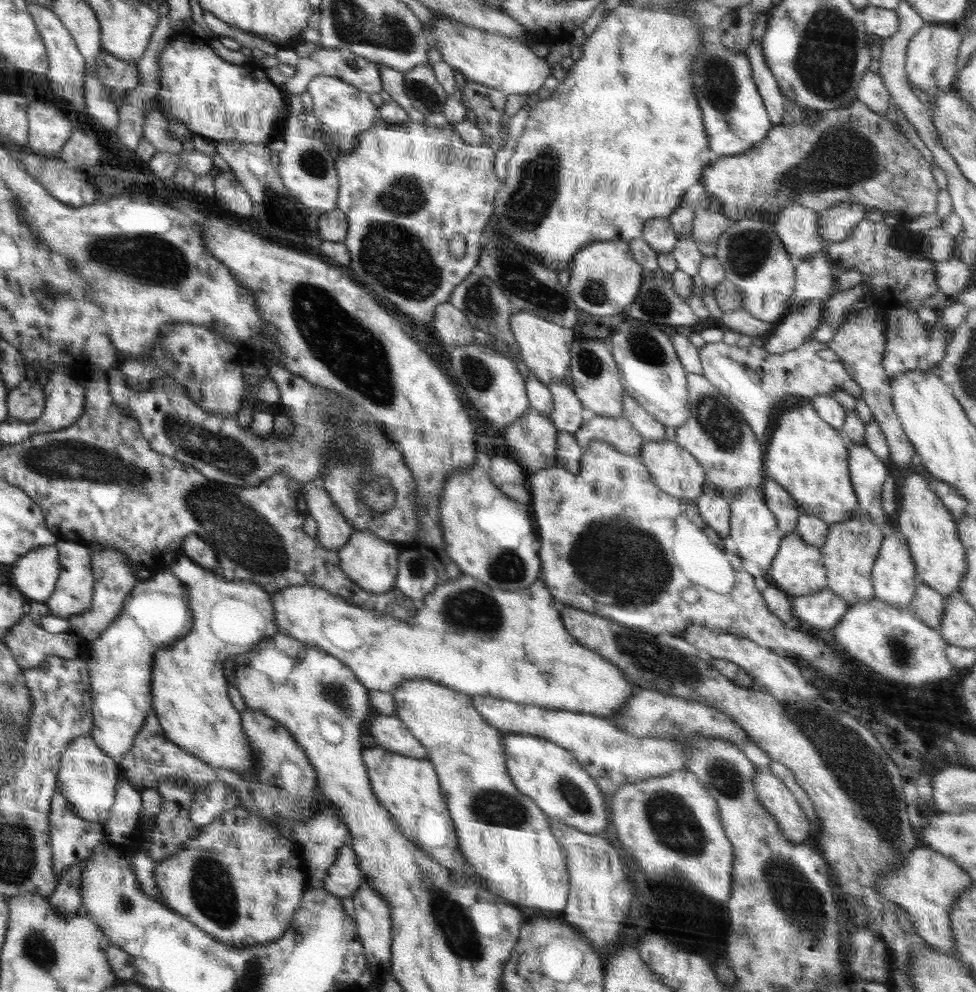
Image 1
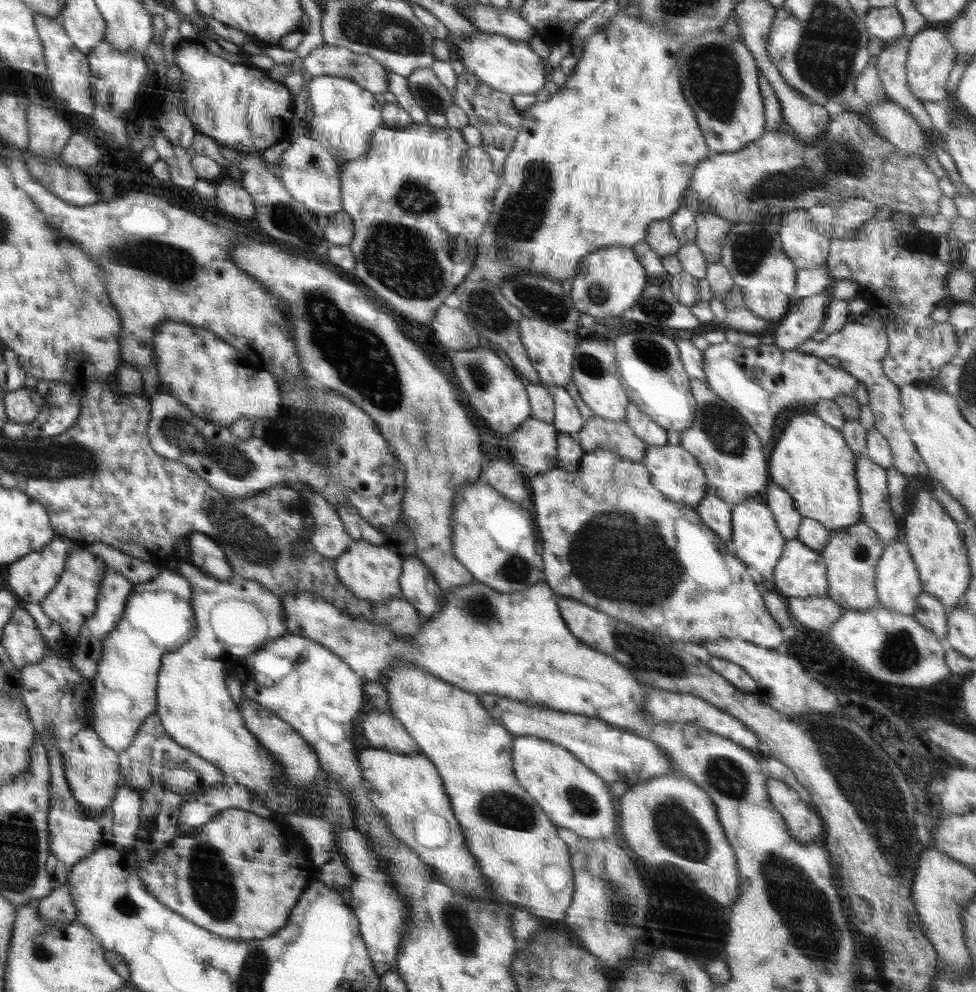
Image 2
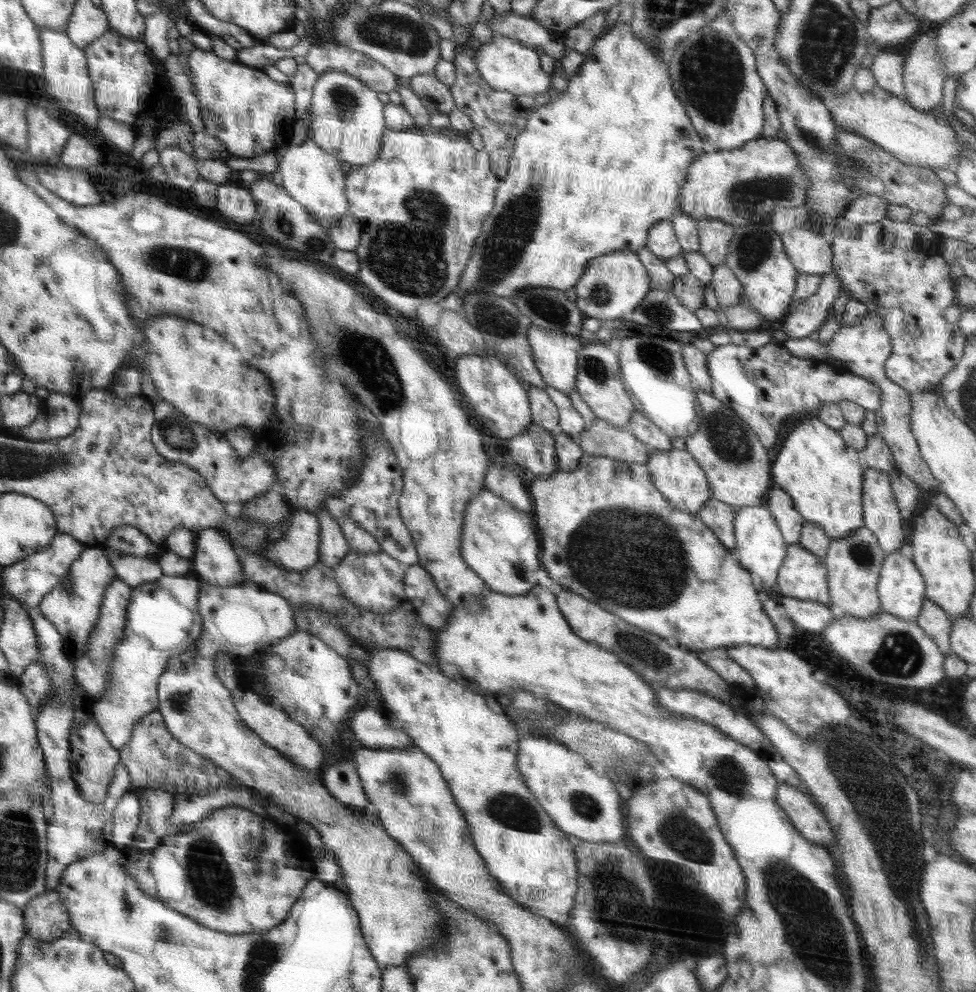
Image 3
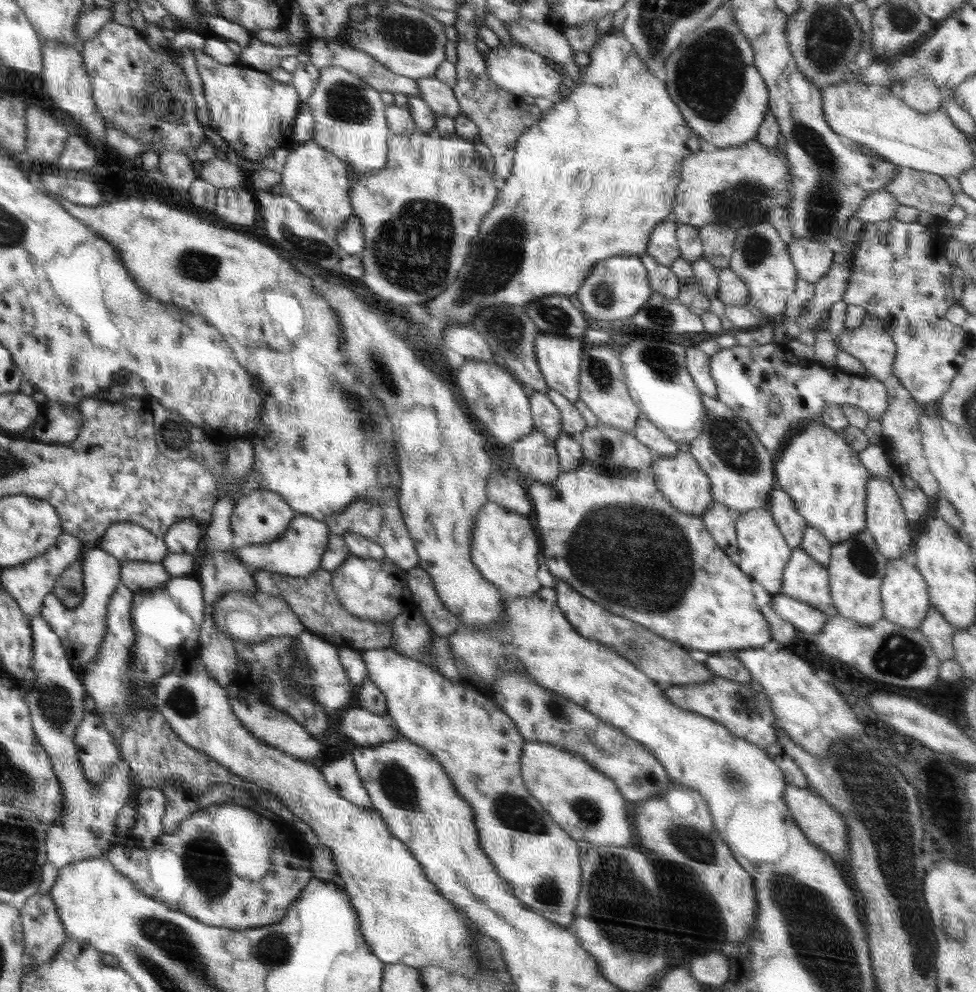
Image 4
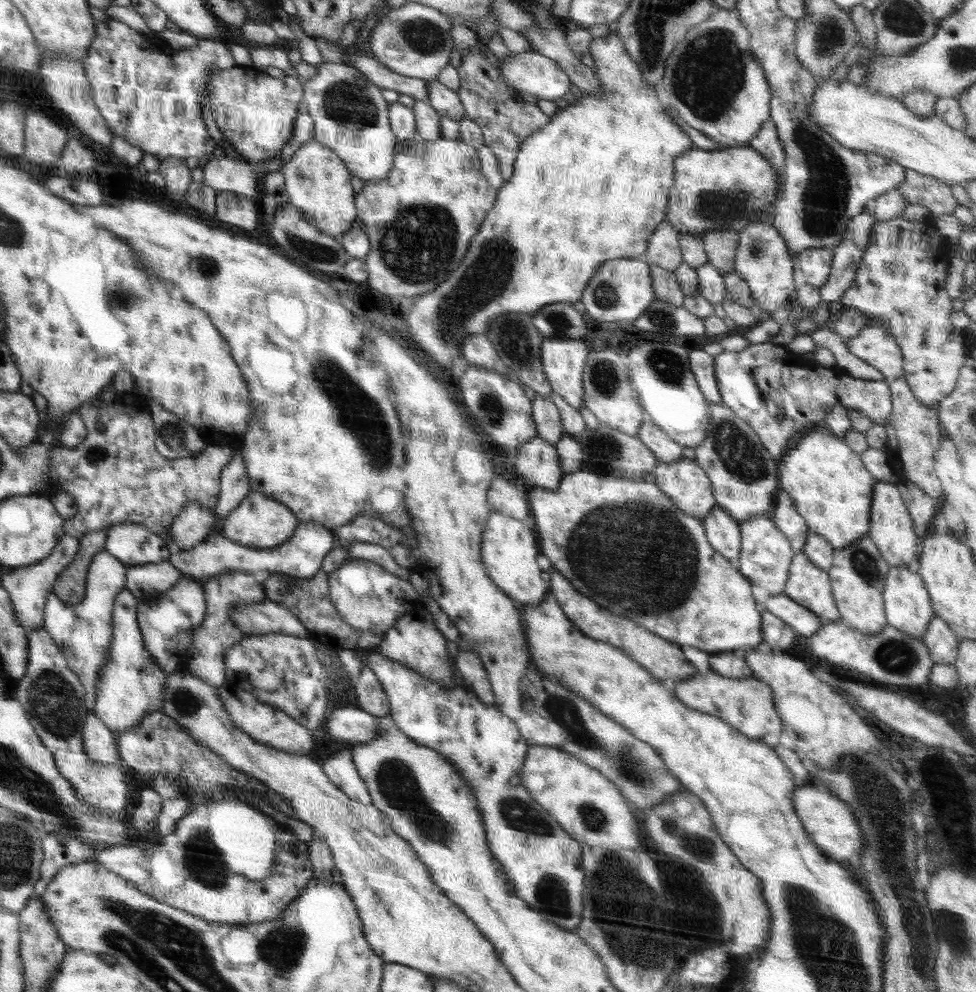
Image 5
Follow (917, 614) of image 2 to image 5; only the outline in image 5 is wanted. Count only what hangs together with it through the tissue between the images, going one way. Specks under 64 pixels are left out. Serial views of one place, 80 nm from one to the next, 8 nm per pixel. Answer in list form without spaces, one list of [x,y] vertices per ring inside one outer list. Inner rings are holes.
[[[934,615],[929,622],[922,640],[925,642],[931,657],[938,664],[953,664],[958,656],[958,636],[949,624]]]

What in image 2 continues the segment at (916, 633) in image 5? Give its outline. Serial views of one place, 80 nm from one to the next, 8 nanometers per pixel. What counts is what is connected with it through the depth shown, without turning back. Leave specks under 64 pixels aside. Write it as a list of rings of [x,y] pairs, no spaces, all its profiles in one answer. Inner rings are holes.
[[[896,538],[887,545],[875,570],[878,604],[912,615],[917,596],[924,591],[920,573],[904,540]]]

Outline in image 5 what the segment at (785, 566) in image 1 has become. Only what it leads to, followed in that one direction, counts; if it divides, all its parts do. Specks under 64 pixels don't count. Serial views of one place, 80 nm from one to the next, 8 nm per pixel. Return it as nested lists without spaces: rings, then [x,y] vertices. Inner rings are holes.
[[[802,553],[795,554],[790,563],[783,593],[800,606],[815,612],[823,625],[841,618],[828,573]]]

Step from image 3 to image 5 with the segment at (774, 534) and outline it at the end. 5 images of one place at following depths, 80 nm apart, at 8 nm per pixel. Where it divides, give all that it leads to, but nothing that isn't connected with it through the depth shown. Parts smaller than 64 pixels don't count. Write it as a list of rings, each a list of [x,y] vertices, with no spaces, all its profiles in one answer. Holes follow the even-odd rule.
[[[767,513],[757,514],[740,523],[741,552],[735,560],[737,569],[752,585],[758,585],[777,595],[783,592],[790,563],[795,554],[786,535],[774,524]]]

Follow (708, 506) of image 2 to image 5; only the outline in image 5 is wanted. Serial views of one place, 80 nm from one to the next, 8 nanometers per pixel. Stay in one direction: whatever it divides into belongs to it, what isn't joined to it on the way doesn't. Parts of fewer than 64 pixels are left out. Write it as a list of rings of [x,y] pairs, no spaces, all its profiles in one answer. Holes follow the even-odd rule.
[[[718,505],[712,508],[710,514],[707,514],[702,521],[708,544],[720,556],[735,563],[741,552],[740,522]]]

